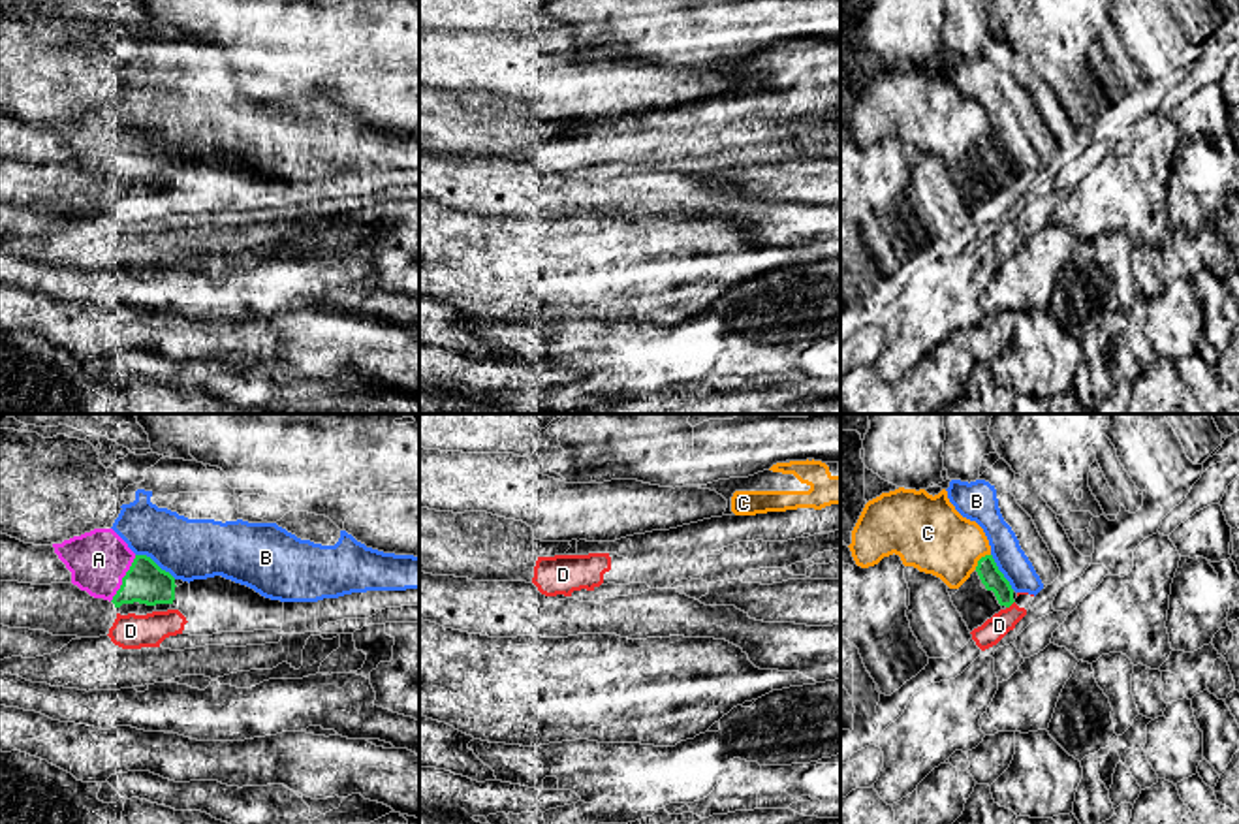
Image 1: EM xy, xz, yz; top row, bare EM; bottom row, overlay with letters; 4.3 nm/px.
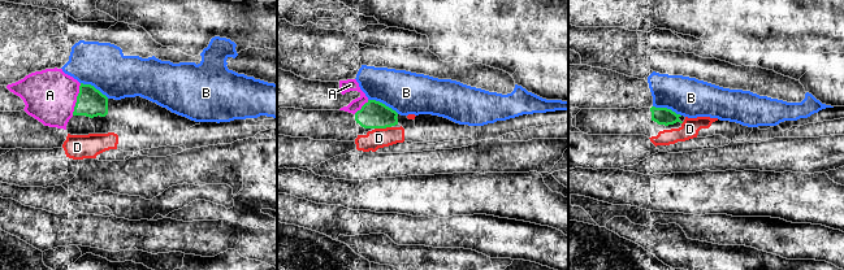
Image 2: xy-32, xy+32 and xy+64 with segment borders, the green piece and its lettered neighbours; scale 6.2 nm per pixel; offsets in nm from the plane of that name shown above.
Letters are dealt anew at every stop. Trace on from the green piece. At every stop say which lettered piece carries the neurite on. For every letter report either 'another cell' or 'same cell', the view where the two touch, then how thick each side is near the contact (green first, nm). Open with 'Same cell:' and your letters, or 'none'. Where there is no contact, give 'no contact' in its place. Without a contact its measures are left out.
Same cell: A, D
A: same cell; meets green in xy; 180 nm thick on the green side, 260 nm on the other
B: another cell; meets green in xy; 180 nm thick on the green side, 260 nm on the other
C: another cell; meets green in yz; 90 nm thick on the green side, 300 nm on the other
D: same cell; meets green in yz; 90 nm thick on the green side, 100 nm on the other

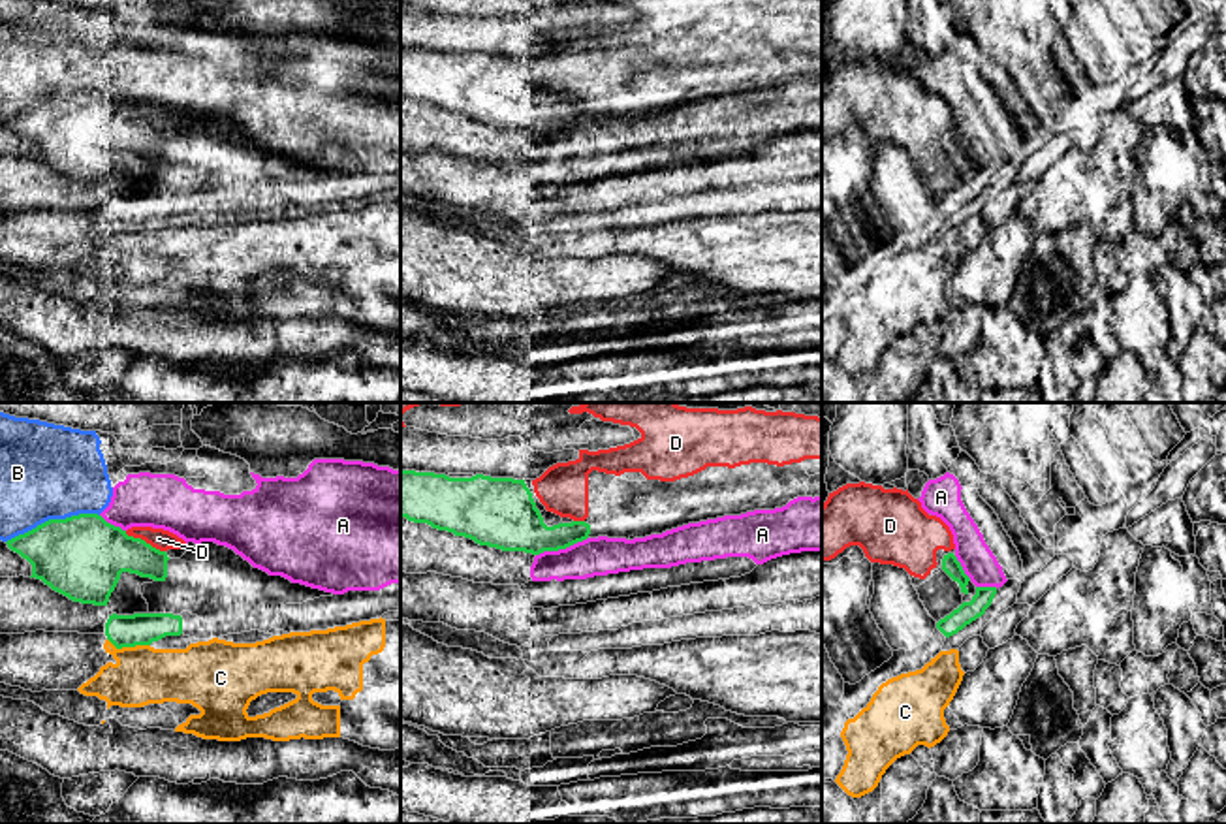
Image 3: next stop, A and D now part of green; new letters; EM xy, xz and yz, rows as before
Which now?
Same cell: none
A: another cell; meets green in xz; 260 nm thick on the green side, 170 nm on the other
B: another cell; meets green in xy; 360 nm thick on the green side, 400 nm on the other
C: another cell; meets green in xy; 140 nm thick on the green side, 240 nm on the other
D: another cell; meets green in xy; 320 nm thick on the green side, 90 nm on the other

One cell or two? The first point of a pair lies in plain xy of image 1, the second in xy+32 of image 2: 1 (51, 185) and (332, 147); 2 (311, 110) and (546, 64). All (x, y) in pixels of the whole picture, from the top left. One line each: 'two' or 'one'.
1: two
2: two

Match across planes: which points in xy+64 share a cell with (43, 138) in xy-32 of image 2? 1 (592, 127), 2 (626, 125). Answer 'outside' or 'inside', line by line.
1: inside
2: inside

